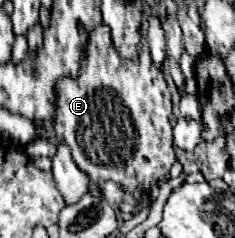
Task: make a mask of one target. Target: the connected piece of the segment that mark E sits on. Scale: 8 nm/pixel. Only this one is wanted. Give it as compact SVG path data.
M107 24L89 34L79 76L57 80L53 132L71 148L75 164L93 182L111 180L135 198L135 204L145 204L153 202L153 182L169 174L177 158L169 122L171 92L163 72L151 60L145 26L139 36L137 58L125 60L119 56Z

